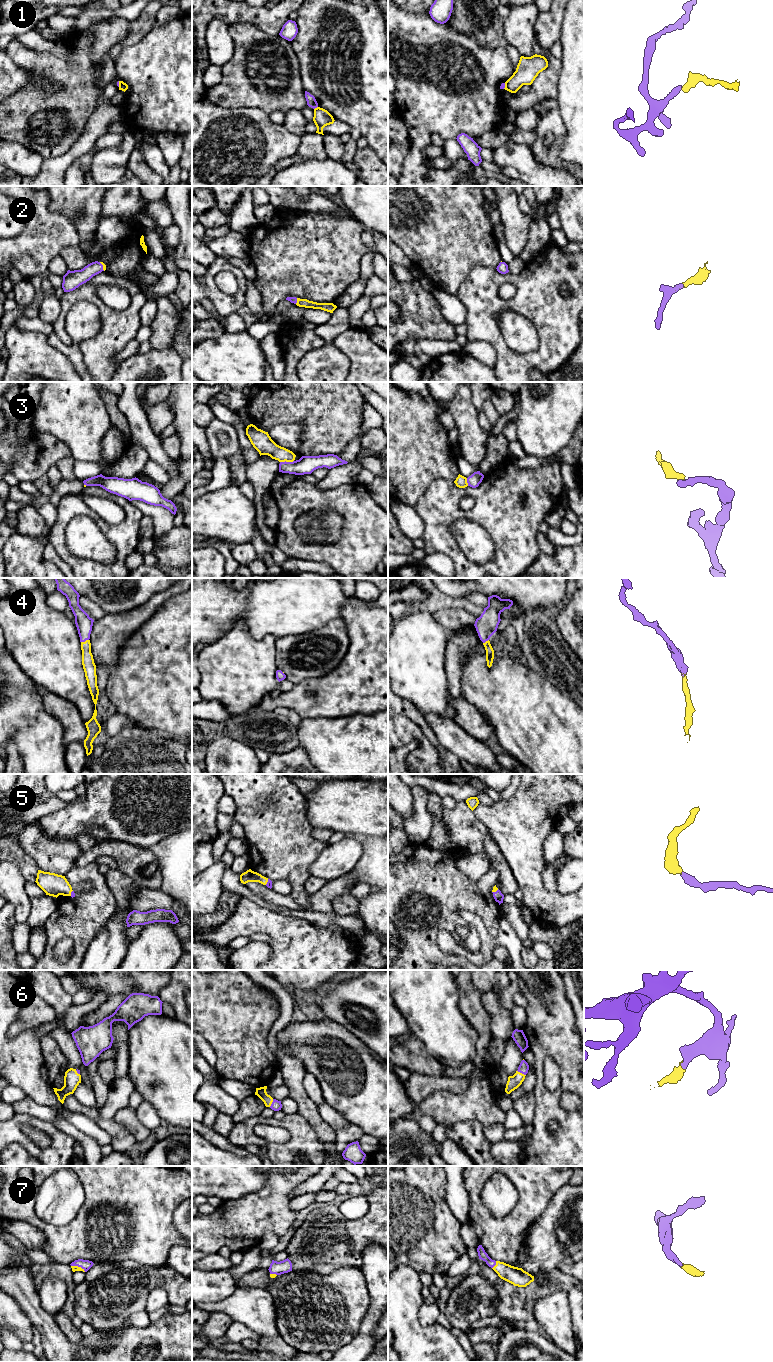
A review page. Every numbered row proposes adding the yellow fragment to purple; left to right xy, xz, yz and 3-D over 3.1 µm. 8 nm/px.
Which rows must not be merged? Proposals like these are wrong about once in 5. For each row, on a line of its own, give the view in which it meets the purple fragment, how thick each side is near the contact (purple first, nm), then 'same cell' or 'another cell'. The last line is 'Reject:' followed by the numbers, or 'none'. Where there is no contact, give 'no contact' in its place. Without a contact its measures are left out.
1: contact in xz; calibres 80 and 140 nm; another cell
2: contact in xy; calibres 140 and 30 nm; same cell
3: contact in xz; calibres 140 and 160 nm; another cell
4: contact in xy; calibres 140 and 100 nm; same cell
5: contact in yz; calibres 80 and 40 nm; same cell
6: contact in yz; calibres 90 and 100 nm; same cell
7: contact in yz; calibres 70 and 140 nm; same cell
Reject: 1, 3

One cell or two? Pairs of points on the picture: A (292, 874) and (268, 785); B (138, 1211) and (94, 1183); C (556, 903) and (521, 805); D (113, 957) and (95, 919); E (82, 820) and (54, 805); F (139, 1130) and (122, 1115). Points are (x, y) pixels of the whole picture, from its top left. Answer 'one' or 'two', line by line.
A: one
B: one
C: one
D: two
E: two
F: one

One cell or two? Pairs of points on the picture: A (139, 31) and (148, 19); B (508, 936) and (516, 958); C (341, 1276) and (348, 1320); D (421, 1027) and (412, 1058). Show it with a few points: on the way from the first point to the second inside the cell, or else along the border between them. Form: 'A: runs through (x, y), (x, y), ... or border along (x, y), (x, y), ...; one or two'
A: runs through (139, 28), (145, 22); one
B: runs through (510, 941), (514, 945), (514, 953); one
C: runs through (341, 1287), (341, 1309); one
D: border along (410, 1031), (424, 1044), (426, 1050), (433, 1056); two

